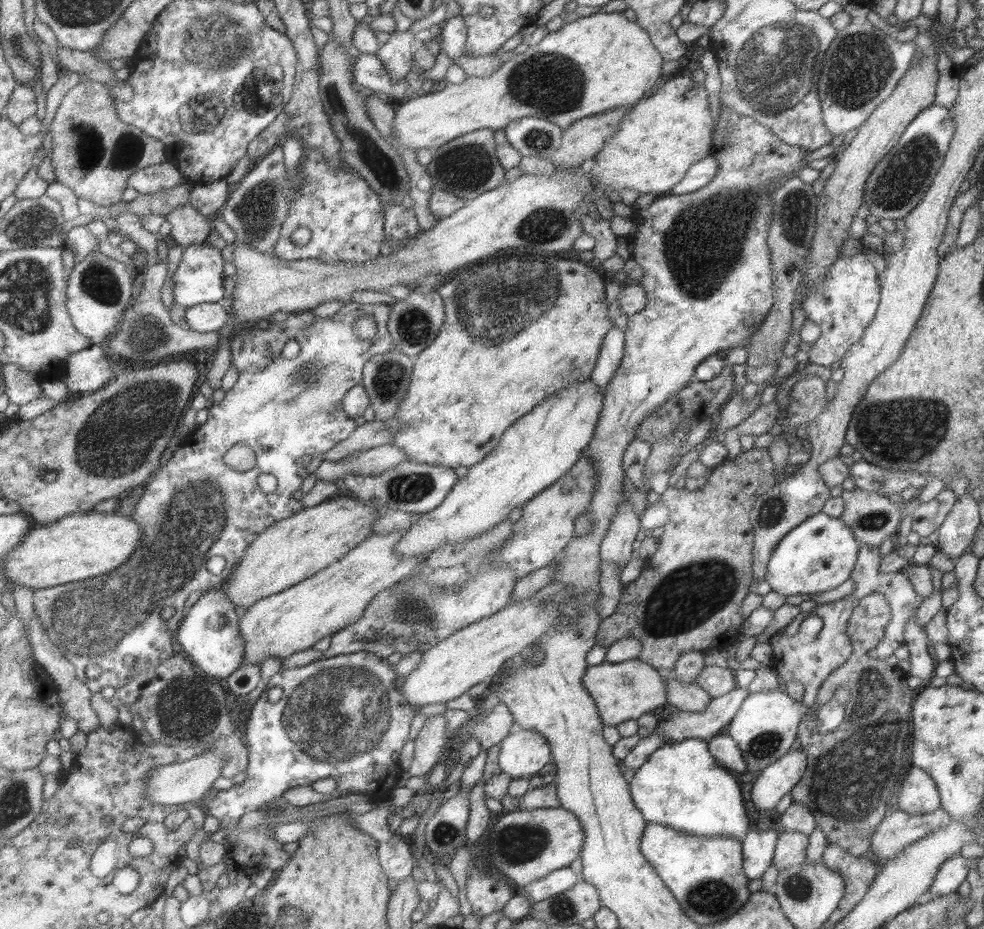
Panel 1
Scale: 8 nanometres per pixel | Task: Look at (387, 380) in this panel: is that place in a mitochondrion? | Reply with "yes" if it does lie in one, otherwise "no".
yes

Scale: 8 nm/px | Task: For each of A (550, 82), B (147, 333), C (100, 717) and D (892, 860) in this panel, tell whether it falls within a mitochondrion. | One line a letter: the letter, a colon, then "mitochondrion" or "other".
A: mitochondrion
B: mitochondrion
C: other
D: other

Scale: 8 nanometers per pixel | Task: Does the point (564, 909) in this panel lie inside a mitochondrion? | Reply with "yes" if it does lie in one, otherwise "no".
yes

